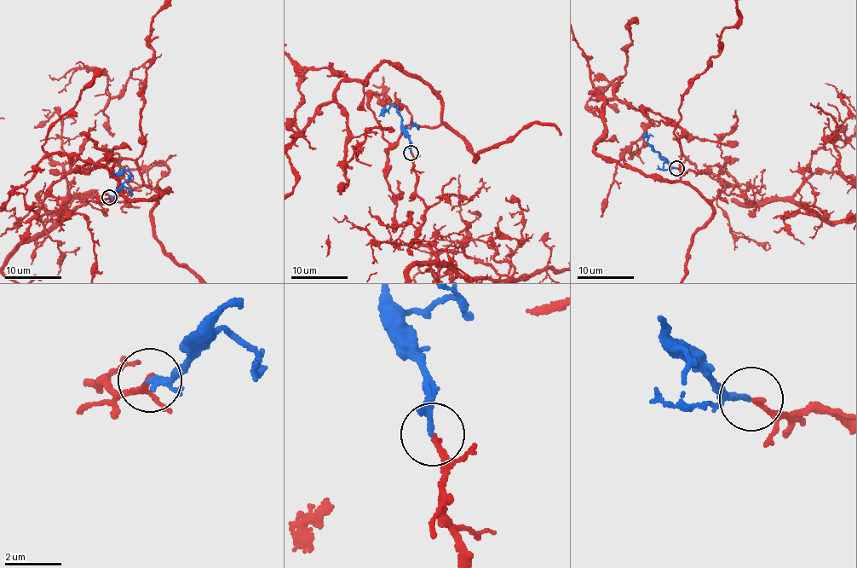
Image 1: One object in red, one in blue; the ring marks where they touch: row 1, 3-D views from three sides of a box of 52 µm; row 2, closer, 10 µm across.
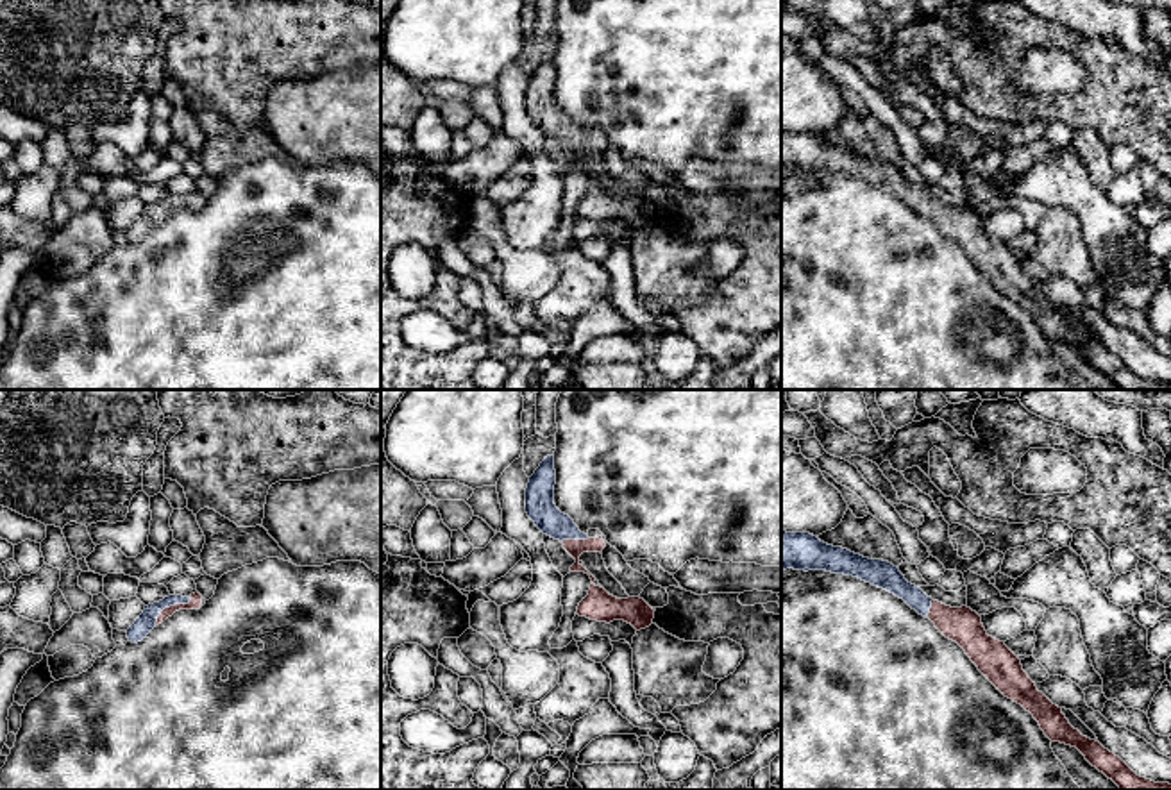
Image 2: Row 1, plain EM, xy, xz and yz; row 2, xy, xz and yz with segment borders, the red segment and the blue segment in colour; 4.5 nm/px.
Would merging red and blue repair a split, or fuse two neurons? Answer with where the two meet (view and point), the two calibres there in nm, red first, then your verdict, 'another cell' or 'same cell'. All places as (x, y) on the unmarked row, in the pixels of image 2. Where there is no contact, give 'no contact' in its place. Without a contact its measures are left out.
meets red in xy at (170, 206); 60 nm thick on the red side, 90 nm on the other; same cell

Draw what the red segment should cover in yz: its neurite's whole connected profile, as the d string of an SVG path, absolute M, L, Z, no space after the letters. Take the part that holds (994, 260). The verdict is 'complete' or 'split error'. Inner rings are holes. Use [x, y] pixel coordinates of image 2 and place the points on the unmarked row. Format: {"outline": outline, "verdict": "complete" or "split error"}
{"outline": "M781 130L781 172L787 168L853 175L894 193L919 214L928 216L946 238L956 241L1005 297L1033 315L1051 341L1076 347L1119 390L1171 390L1169 382L1137 375L1119 356L1074 329L1062 307L1037 290L1023 270L1021 259L1005 241L987 234L981 216L971 207L951 207L933 200L919 186L908 182L892 163L828 145L810 132Z", "verdict": "split error"}

